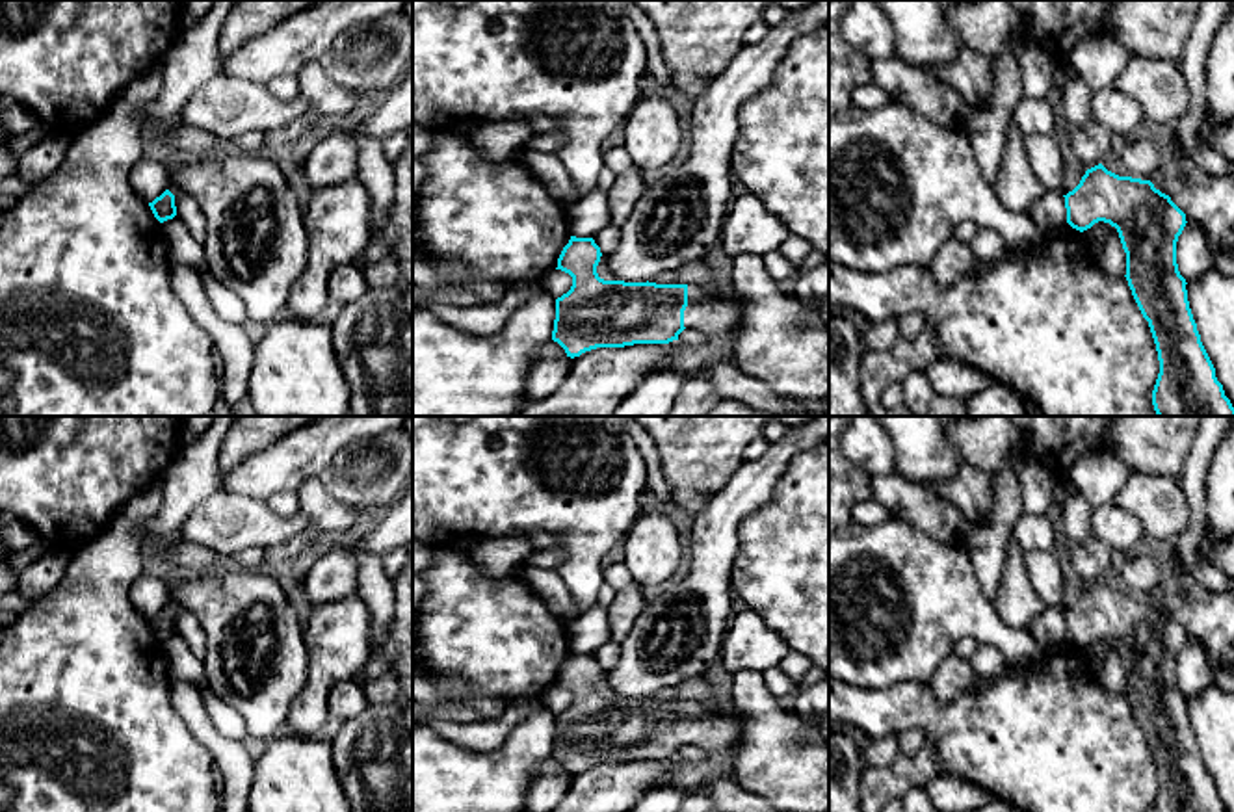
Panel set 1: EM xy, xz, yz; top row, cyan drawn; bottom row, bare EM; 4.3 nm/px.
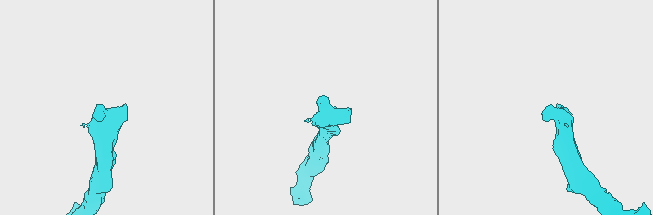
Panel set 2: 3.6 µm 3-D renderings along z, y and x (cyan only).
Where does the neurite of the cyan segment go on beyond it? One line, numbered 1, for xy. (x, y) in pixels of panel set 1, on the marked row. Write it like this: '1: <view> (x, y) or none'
1: none

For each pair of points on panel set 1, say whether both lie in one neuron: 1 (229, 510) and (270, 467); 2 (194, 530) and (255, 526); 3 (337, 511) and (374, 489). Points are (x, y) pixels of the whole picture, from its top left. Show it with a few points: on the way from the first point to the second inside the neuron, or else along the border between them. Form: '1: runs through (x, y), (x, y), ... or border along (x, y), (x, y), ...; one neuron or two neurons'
1: border along (220, 487), (264, 500); two neurons
2: runs through (209, 526), (240, 526); one neuron
3: border along (318, 476), (335, 498), (357, 510); two neurons

